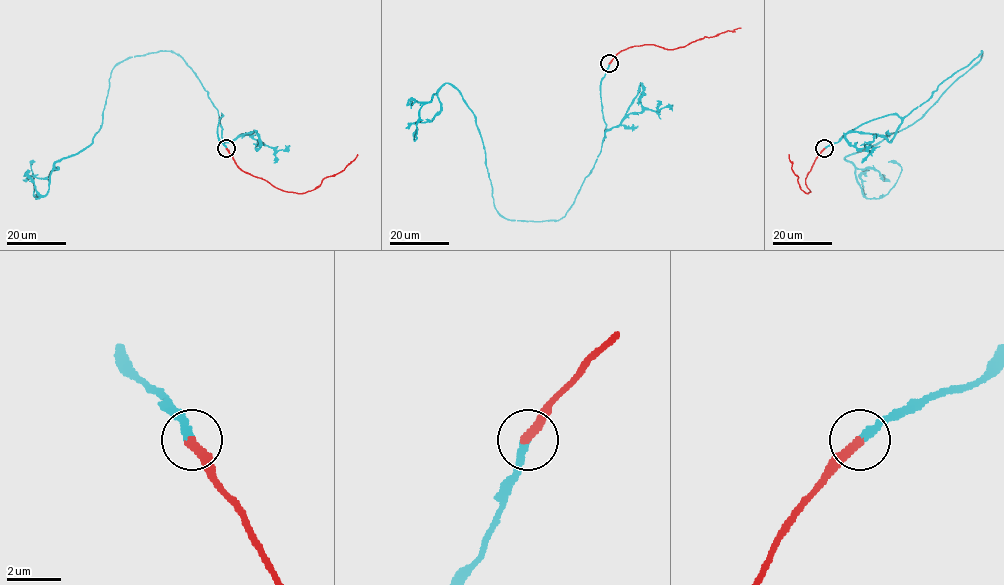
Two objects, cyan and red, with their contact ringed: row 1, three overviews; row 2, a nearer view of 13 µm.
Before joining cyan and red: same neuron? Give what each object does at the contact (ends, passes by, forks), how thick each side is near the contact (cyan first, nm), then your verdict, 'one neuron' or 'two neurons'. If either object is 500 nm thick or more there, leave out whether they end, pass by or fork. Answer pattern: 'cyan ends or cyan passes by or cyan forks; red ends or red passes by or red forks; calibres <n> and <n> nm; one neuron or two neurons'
cyan ends; red ends; calibres 280 and 360 nm; one neuron

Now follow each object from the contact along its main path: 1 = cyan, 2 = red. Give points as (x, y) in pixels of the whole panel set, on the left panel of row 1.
1: (226, 148), (208, 93), (183, 58), (158, 51), (114, 67), (101, 127), (54, 164), (39, 198), (34, 161)
2: (226, 148), (235, 164), (245, 172), (296, 193), (315, 189), (323, 179), (342, 171), (357, 154)

